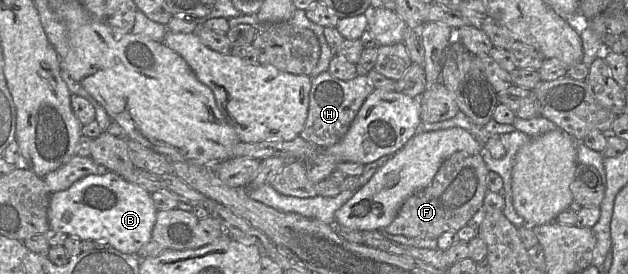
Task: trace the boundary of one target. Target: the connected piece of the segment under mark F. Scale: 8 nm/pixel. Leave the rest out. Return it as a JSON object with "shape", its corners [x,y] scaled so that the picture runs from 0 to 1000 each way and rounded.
{"shape":[[[732,551],[704,591],[688,664],[675,690],[651,715],[637,755],[615,843],[646,865],[694,869],[713,843],[729,847],[748,818],[768,759],[775,704],[777,617],[766,558]]]}

